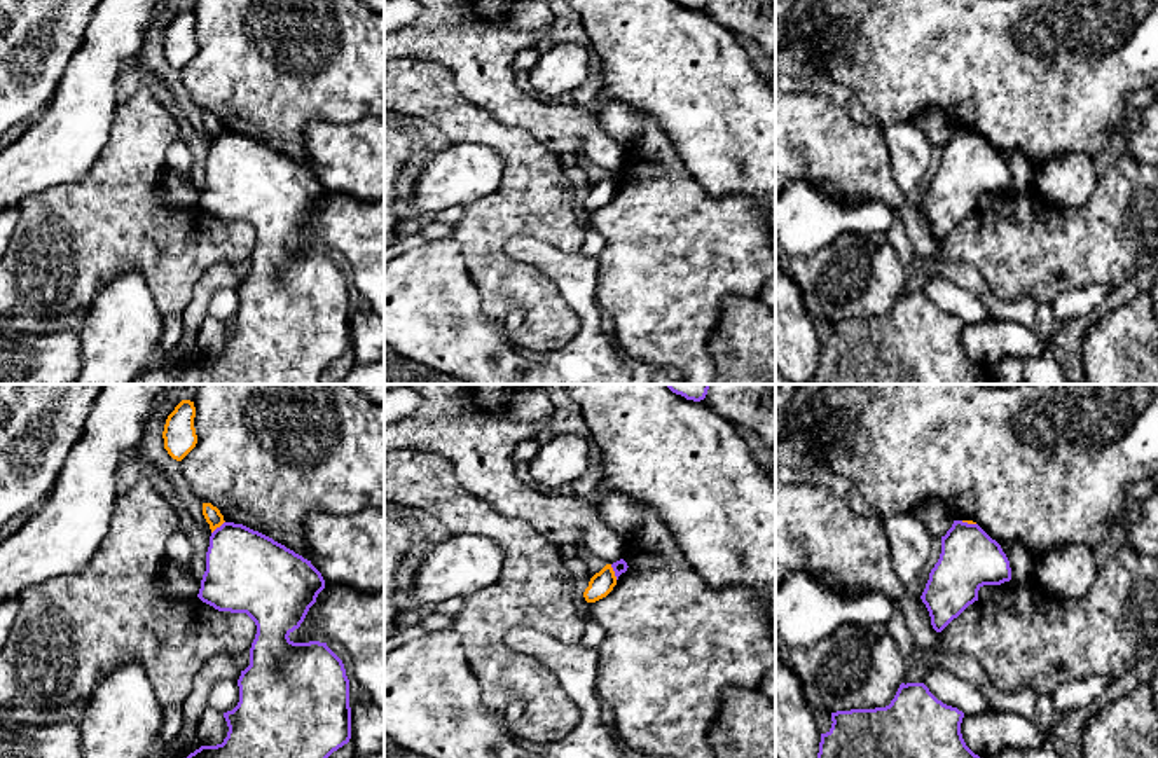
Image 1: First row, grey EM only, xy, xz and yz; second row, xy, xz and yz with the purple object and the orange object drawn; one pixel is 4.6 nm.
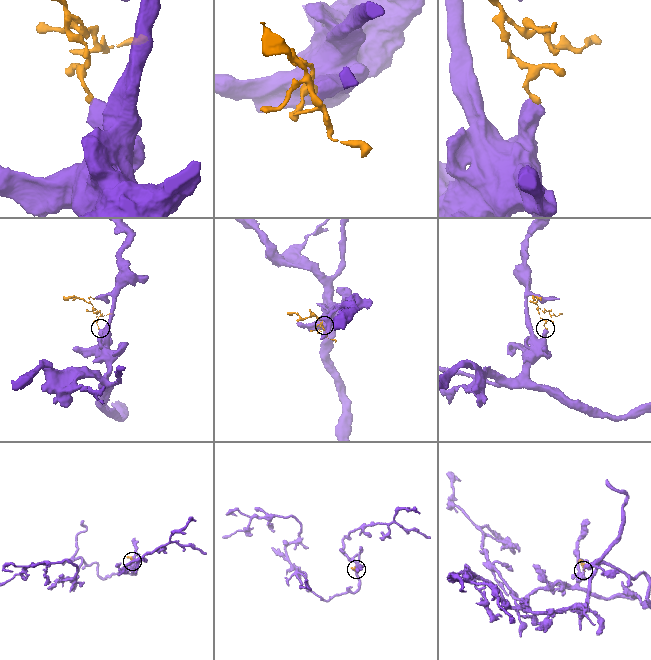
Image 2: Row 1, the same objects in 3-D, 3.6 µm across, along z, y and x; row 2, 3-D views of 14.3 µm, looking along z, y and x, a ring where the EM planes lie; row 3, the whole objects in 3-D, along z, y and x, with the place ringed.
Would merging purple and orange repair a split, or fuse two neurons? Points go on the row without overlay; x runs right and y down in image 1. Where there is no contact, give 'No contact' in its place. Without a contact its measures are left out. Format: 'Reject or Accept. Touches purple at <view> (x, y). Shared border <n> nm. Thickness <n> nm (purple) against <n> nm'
Reject. Touches purple at xz (613, 179). Shared border 80 nm. Thickness 70 nm (purple) against 110 nm

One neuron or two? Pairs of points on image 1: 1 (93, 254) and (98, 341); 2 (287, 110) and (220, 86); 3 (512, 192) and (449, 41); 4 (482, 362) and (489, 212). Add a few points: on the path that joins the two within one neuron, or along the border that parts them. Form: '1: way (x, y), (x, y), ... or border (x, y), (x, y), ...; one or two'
1: border (124, 271), (98, 292), (86, 311); two
2: way (271, 95), (262, 86), (236, 86); one
3: border (454, 72), (458, 89), (472, 103), (514, 126); two
4: border (468, 275), (479, 296), (479, 306), (488, 318); two

